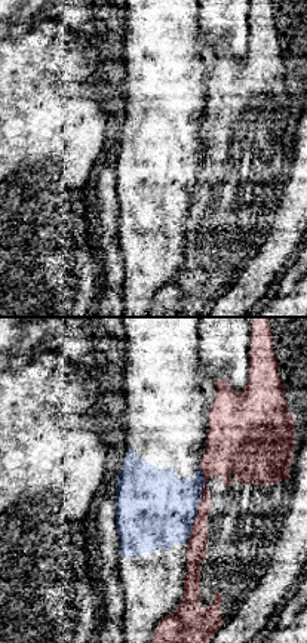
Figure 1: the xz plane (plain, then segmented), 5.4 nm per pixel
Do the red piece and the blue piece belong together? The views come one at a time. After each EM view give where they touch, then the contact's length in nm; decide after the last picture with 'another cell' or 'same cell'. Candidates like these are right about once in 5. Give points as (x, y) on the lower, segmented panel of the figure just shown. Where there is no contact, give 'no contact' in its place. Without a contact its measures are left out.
(199, 504) | 440 nm

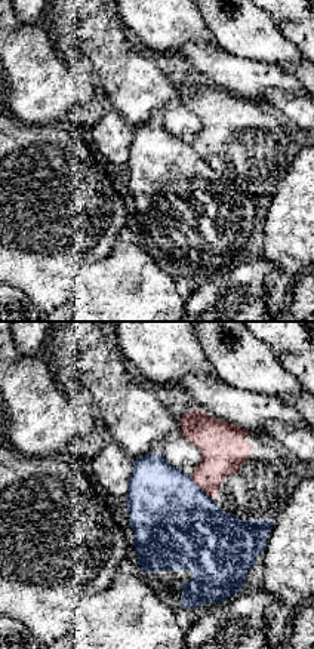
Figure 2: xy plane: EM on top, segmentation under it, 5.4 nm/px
(202, 489) | 180 nm

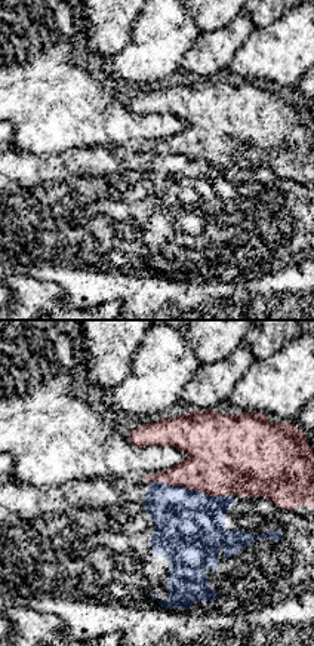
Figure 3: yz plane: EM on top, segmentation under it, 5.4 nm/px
(191, 489) | 440 nm

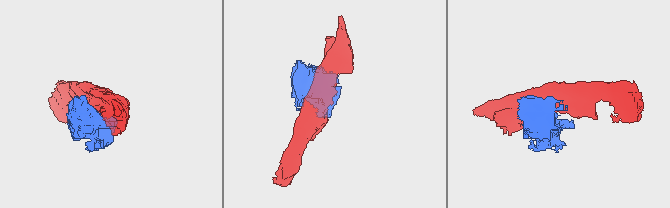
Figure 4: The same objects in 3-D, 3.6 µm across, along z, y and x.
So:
another cell

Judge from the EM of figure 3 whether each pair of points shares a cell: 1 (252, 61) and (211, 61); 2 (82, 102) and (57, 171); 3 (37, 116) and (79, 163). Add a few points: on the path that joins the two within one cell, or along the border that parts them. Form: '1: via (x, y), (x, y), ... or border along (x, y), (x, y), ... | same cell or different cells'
1: border along (252, 31), (227, 68) | different cells
2: border along (98, 144), (67, 148), (58, 153), (30, 153) | different cells
3: border along (101, 144), (76, 145), (58, 153), (33, 154) | different cells

